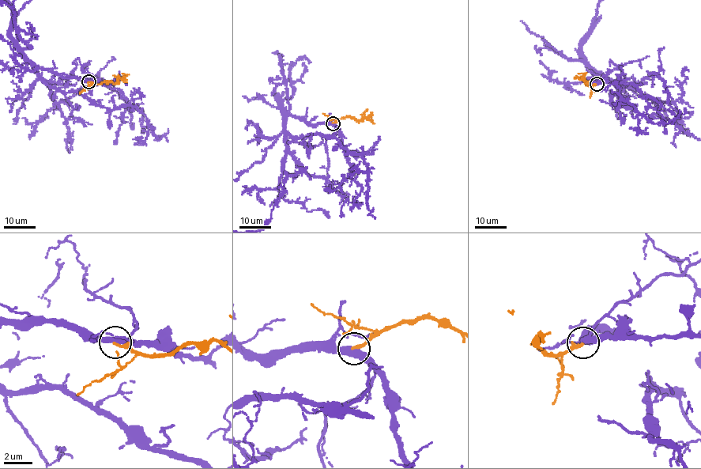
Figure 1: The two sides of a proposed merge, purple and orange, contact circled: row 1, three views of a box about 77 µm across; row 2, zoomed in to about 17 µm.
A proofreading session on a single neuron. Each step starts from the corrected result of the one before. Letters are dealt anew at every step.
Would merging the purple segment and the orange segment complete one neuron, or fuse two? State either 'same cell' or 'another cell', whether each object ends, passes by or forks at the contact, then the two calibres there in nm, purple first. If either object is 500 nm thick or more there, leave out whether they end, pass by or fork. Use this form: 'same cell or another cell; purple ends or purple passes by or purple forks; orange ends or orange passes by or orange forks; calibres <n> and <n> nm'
same cell; purple passes by; orange ends; calibres 440 and 200 nm

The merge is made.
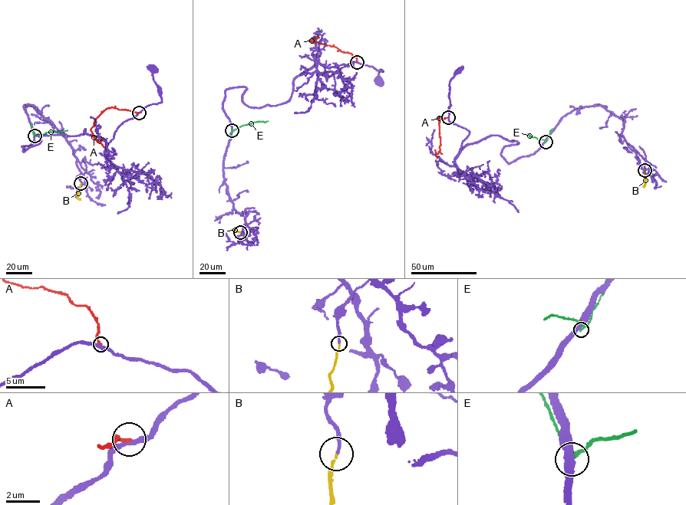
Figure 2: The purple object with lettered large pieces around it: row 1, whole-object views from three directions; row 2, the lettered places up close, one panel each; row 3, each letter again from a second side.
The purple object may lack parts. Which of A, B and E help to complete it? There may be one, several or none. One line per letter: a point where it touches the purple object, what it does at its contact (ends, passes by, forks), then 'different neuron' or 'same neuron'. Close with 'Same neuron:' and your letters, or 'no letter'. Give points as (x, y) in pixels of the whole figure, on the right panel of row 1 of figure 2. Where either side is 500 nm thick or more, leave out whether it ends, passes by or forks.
A: meets purple at (448, 117); it ends there; different neuron
B: meets purple at (644, 170); it ends there; same neuron
E: meets purple at (545, 142); it passes by; different neuron
Same neuron: B

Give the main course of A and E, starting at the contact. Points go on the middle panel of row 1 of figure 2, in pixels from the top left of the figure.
A: (357, 61), (351, 53), (308, 40), (316, 37), (318, 38)
E: (232, 130), (253, 122), (268, 121)

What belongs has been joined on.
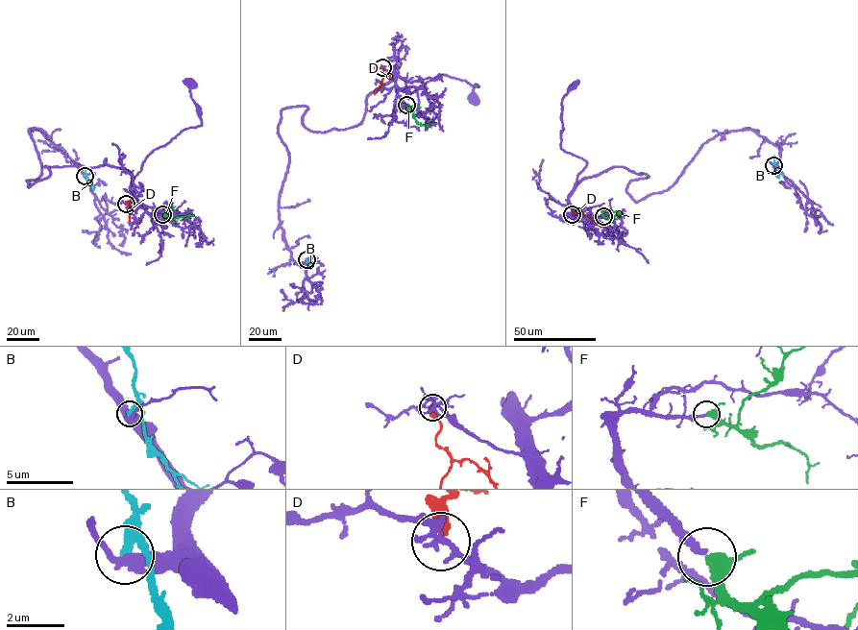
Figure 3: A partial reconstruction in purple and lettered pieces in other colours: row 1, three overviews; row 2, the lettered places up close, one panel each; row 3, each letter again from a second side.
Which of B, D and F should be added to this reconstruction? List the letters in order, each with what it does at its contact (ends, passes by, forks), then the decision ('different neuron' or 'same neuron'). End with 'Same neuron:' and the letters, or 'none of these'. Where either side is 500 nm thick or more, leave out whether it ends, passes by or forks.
B: it passes by; different neuron
D: it ends; different neuron
F: it passes by; same neuron
Same neuron: F

